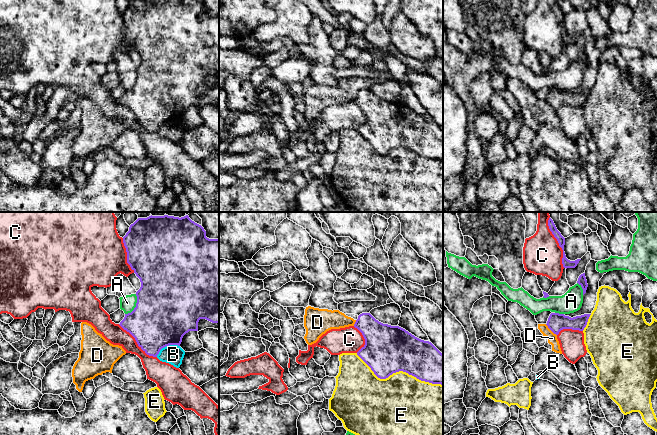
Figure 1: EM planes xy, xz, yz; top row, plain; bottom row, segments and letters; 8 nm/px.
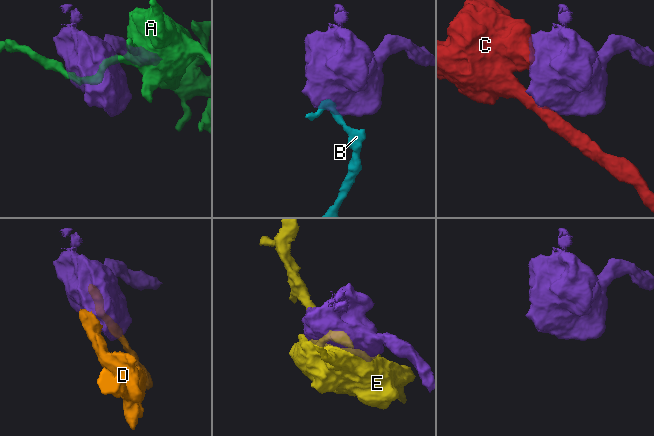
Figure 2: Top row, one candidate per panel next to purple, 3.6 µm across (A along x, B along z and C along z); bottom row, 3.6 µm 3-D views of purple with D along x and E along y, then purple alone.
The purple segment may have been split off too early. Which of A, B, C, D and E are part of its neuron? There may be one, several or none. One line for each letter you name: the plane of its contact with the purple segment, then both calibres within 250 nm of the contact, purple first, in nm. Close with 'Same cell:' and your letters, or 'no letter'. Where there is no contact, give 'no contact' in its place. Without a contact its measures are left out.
Same cell: no letter

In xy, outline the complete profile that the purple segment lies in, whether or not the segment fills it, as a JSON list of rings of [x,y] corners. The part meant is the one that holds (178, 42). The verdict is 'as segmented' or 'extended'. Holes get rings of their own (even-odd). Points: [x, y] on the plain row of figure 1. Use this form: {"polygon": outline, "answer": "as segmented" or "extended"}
{"polygon": [[[131,0],[129,7],[123,13],[127,28],[127,39],[140,55],[141,63],[136,68],[137,79],[131,89],[125,90],[120,102],[129,108],[136,116],[138,122],[149,132],[157,133],[160,126],[169,121],[180,122],[183,112],[189,107],[198,107],[200,95],[212,99],[219,99],[219,15],[209,15],[206,7],[199,0]]], "answer": "as segmented"}

